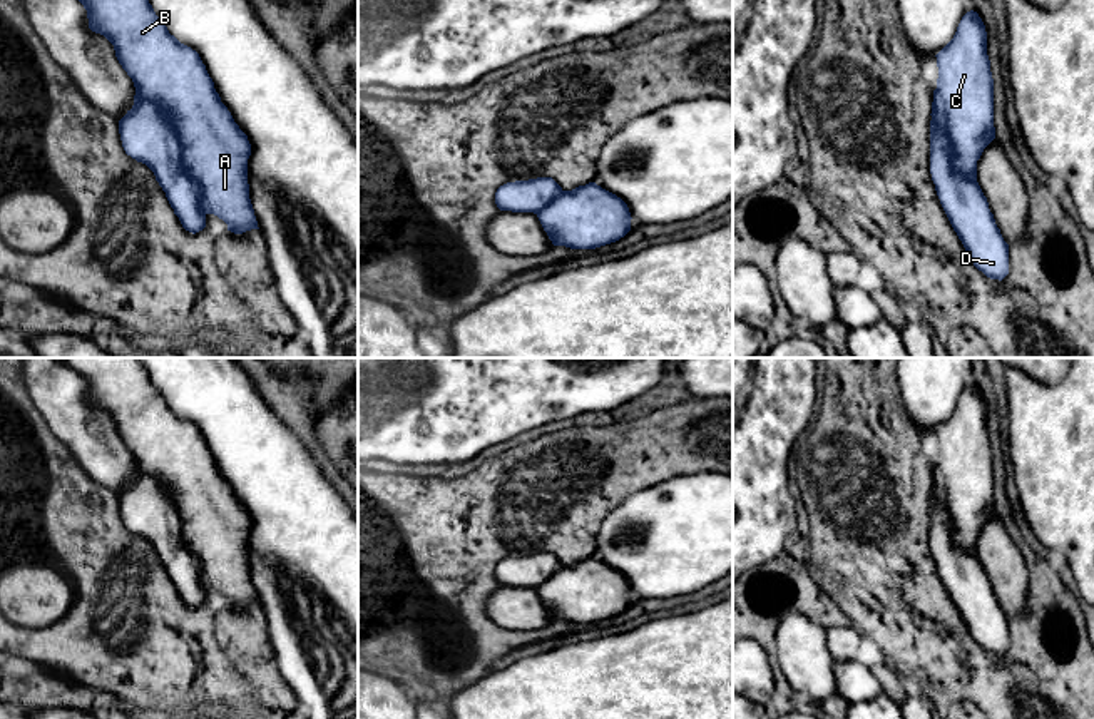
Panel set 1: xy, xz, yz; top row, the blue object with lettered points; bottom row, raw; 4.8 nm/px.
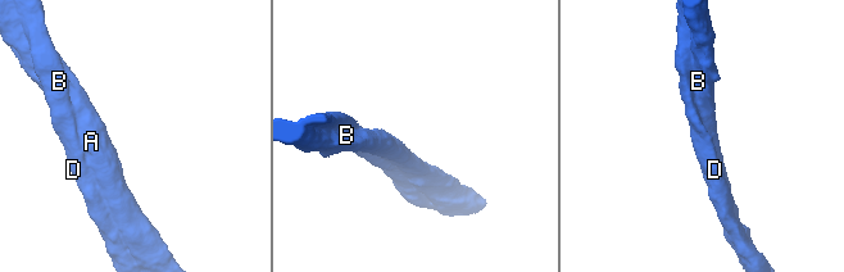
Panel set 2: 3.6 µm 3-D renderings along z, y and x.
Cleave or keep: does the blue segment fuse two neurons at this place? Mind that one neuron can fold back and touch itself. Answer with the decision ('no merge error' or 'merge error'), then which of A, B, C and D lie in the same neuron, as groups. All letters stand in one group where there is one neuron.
no merge error; A B C D

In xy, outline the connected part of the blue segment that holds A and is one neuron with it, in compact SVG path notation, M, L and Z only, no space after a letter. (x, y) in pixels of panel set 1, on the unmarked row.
M59 358L87 385L89 403L104 410L115 425L115 431L135 461L134 480L119 495L119 508L127 530L146 538L166 567L182 602L192 609L206 602L206 590L214 589L227 599L227 605L243 609L259 604L249 574L248 533L251 518L221 477L199 428L169 408L156 390L139 358Z

